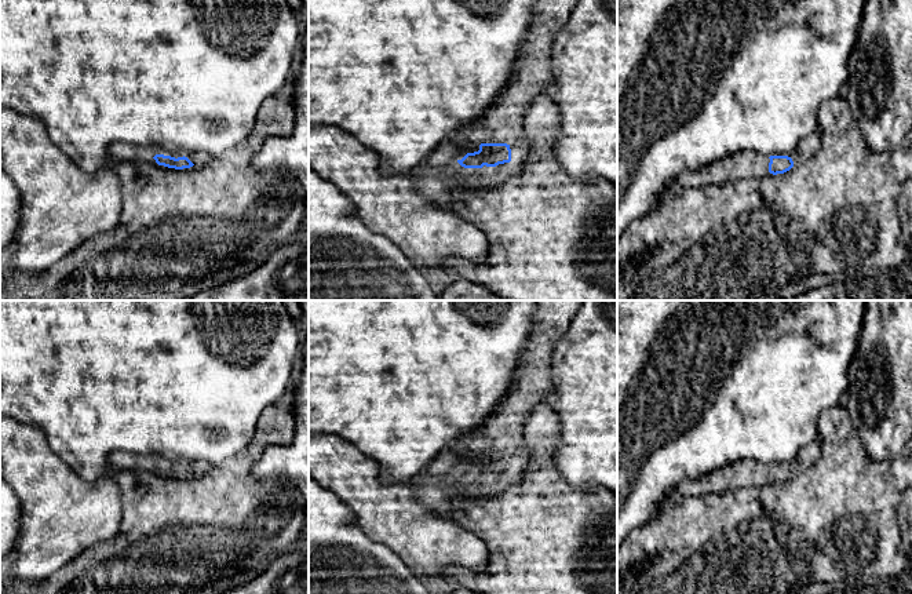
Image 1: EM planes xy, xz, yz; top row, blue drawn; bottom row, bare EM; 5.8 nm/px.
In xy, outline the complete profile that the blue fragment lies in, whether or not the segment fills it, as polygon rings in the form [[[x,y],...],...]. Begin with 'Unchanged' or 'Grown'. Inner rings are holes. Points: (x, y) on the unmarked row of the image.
Grown. [[[147,459],[143,463],[146,466],[153,466],[158,474],[164,474],[164,475],[175,477],[175,478],[190,477],[194,473],[198,473],[203,469],[205,469],[205,466],[203,463],[191,463],[189,466],[183,464],[183,466],[178,466],[178,467],[171,466],[171,464],[164,464],[164,463],[156,463],[150,459]]]

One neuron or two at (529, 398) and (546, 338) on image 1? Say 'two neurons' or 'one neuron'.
one neuron

